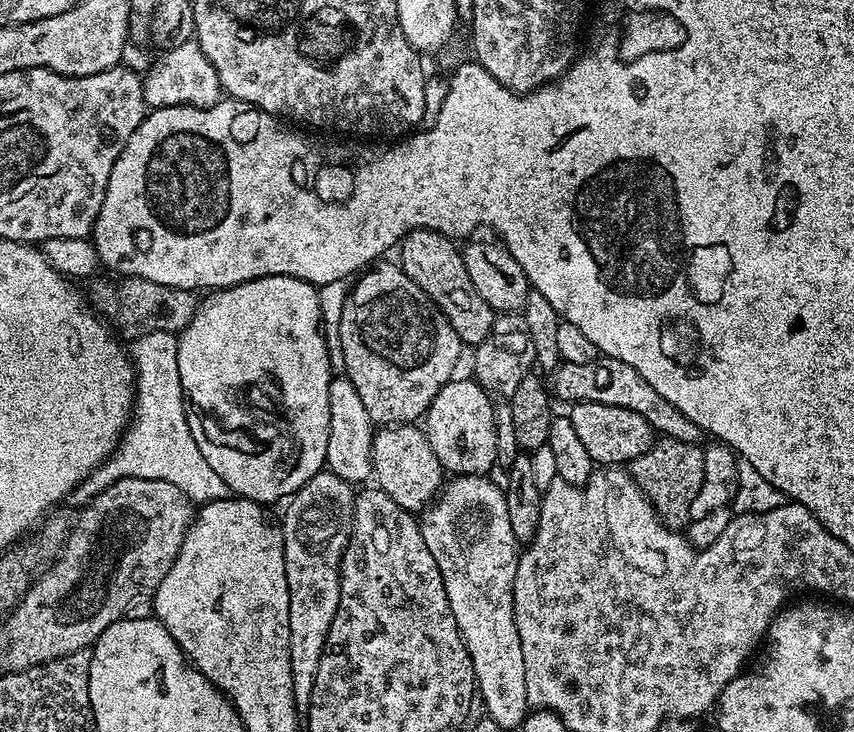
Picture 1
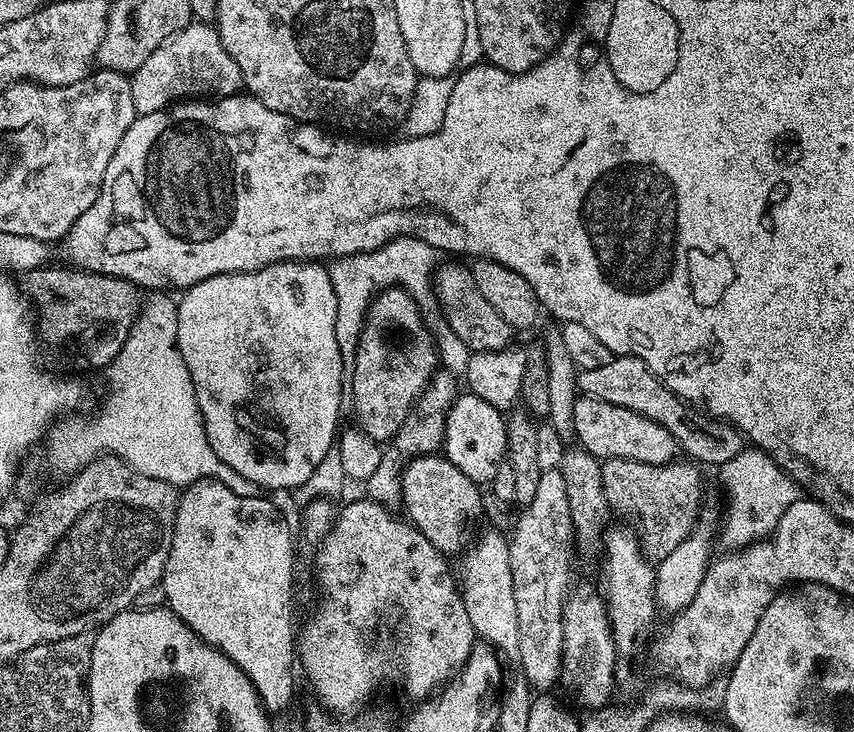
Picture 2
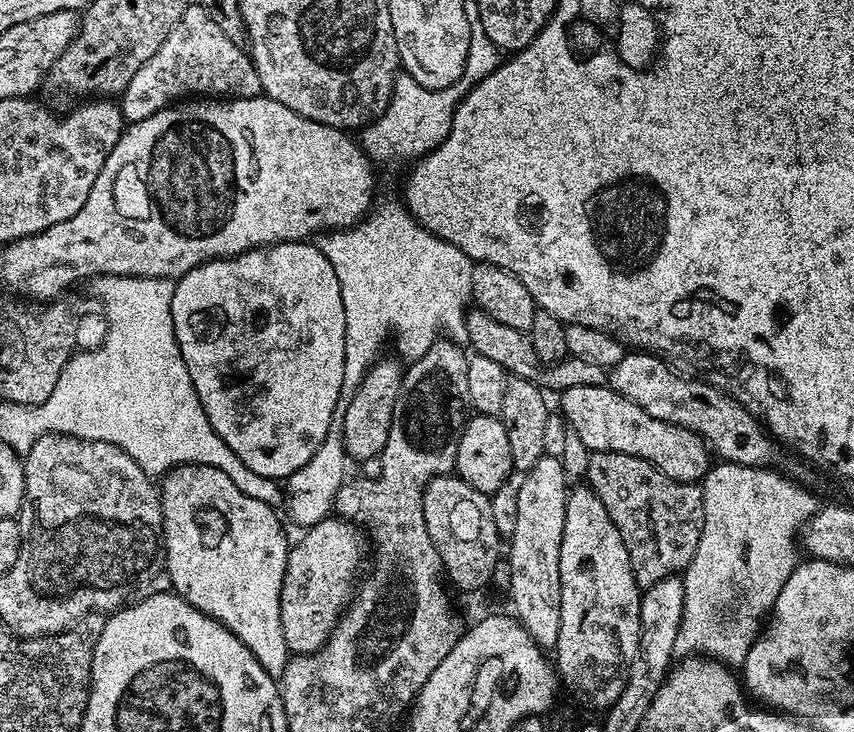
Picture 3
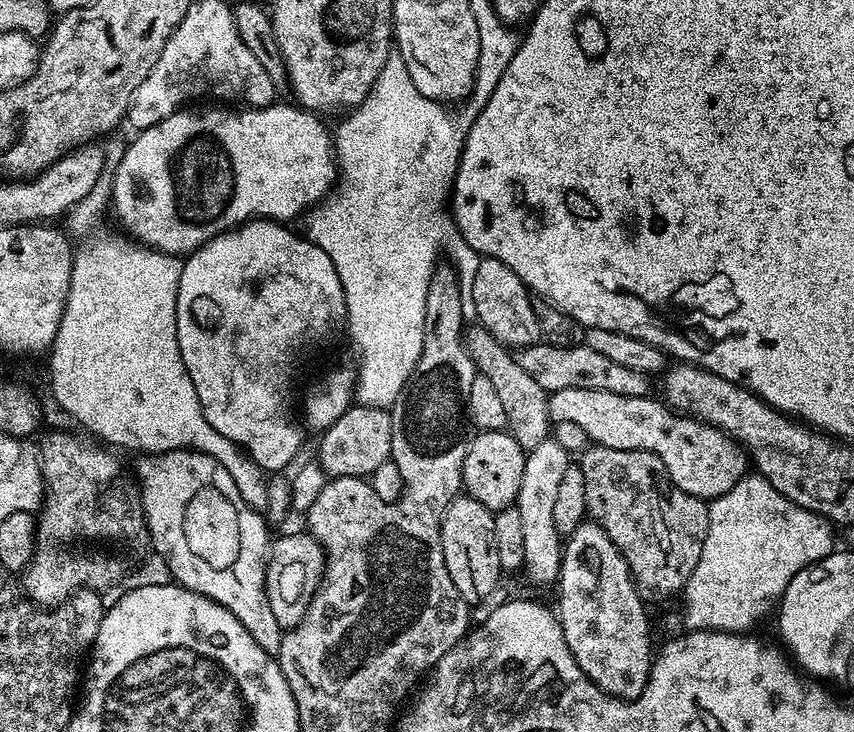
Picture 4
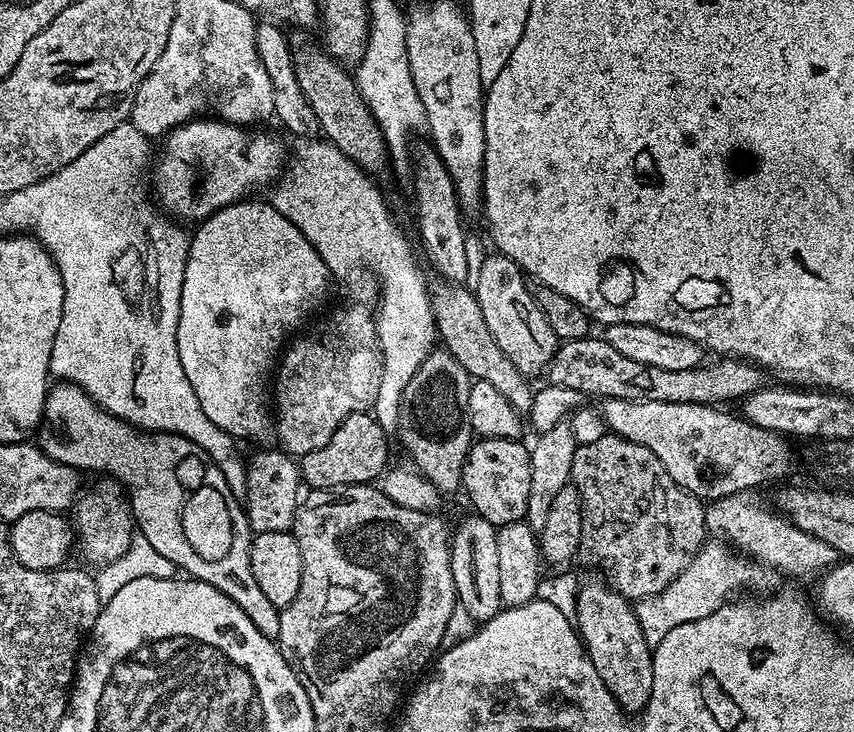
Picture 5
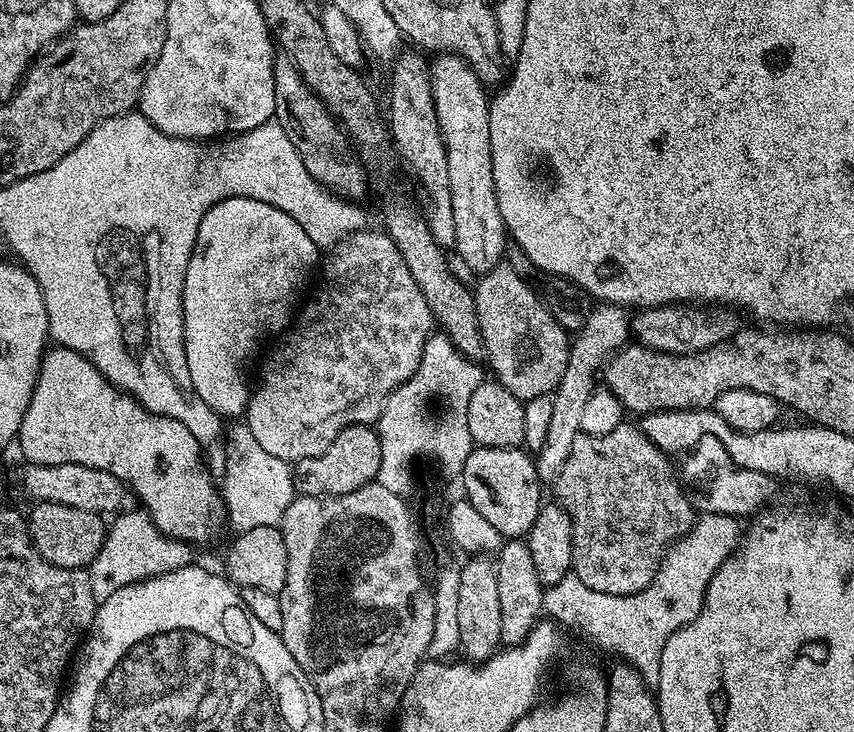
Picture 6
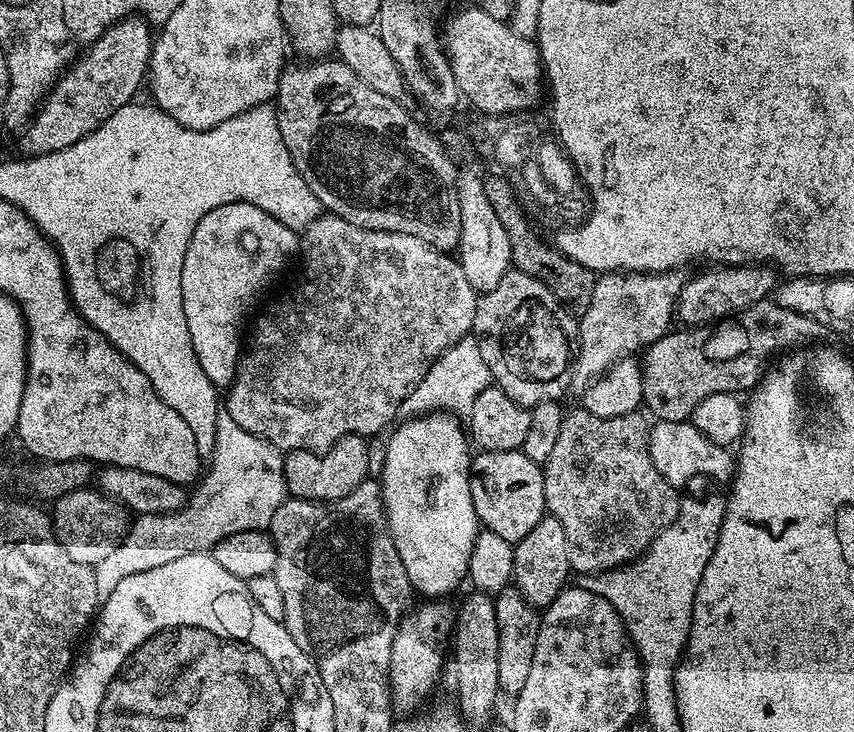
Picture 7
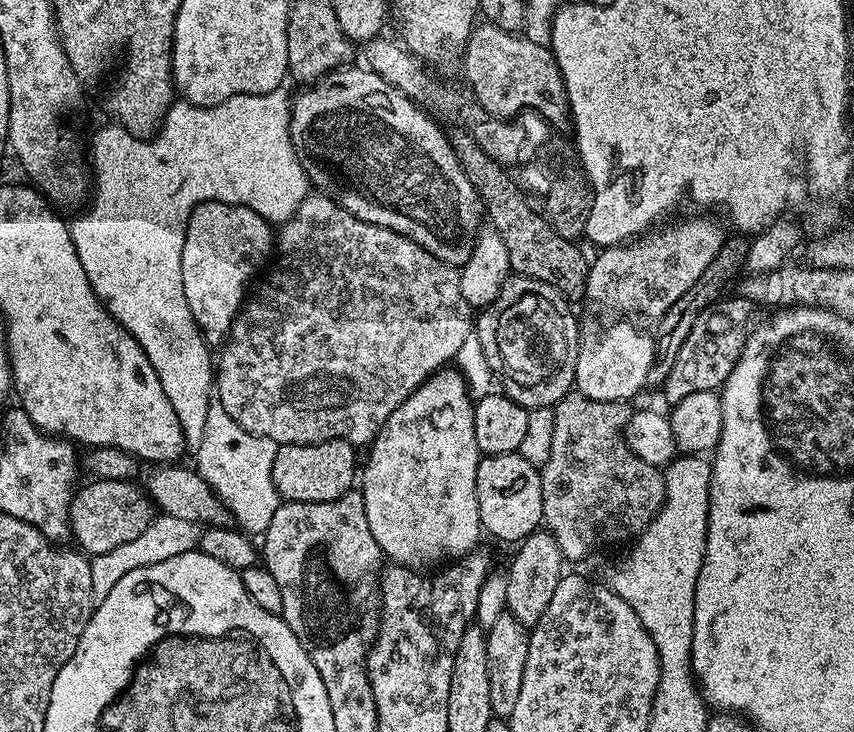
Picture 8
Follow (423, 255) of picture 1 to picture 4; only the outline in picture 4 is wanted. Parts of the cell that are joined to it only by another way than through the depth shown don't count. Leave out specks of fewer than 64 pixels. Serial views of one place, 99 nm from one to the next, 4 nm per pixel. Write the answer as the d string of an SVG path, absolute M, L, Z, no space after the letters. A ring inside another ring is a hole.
M547 342L528 344L525 348L515 349L518 366L538 382L544 391L551 394L558 390L570 390L570 386L578 386L582 390L610 390L610 394L626 394L627 396L647 396L649 373L630 370L611 358L598 354L598 350L590 350L587 344L576 344L572 348L554 346Z

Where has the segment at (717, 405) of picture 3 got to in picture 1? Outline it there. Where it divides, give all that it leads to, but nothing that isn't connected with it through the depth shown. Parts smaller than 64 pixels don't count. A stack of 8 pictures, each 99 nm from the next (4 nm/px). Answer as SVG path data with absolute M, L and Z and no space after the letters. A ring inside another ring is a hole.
M600 356L594 362L557 364L555 372L550 376L550 392L557 401L565 400L565 405L568 406L598 402L606 406L622 406L626 410L634 410L634 414L642 414L642 418L646 418L646 422L650 422L650 426L661 437L670 440L691 444L700 444L702 440L700 428L694 426L694 422L690 422L690 418L682 414L682 410L670 406L670 402L666 402L666 398L662 398L658 390L654 390L654 386L650 386L650 382L646 382L646 378L638 374L638 370L634 370L634 366L626 366L626 362L618 362L609 356Z

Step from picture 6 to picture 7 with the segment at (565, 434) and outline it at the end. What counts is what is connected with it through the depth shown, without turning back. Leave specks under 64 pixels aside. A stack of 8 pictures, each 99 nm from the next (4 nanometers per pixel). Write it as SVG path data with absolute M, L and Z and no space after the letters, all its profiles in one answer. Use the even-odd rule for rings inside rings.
M676 270L659 274L629 272L604 274L597 279L594 294L590 294L590 302L578 320L578 351L572 361L570 385L573 393L582 394L625 354L639 353L669 331L676 299L686 283L680 274Z

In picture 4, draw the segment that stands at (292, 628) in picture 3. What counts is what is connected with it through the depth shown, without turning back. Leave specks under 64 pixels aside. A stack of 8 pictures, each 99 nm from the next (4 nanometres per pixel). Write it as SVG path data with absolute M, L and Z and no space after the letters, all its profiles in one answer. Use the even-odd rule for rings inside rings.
M307 531L280 536L268 546L268 561L264 567L268 612L274 614L278 626L287 630L298 626L308 609L316 587L324 576L324 548Z

